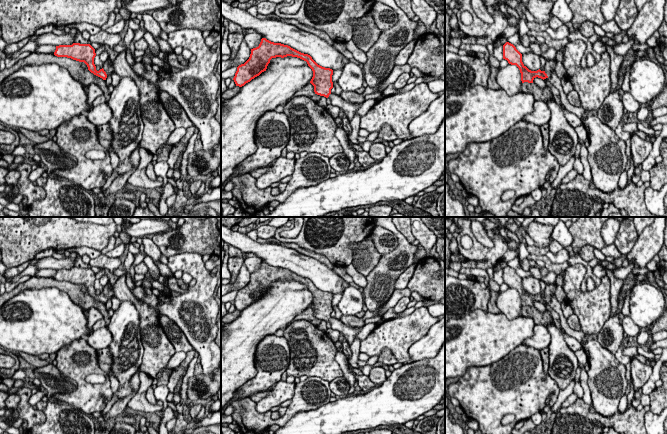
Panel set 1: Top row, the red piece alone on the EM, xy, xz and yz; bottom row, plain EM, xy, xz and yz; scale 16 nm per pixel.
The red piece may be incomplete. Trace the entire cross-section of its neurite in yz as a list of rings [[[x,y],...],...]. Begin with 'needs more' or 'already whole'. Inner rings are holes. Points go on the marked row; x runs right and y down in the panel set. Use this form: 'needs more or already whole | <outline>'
needs more | [[[506,42],[503,45],[503,59],[507,60],[509,64],[516,65],[521,73],[522,83],[528,82],[533,83],[533,80],[538,77],[541,79],[546,79],[551,76],[551,73],[555,71],[556,60],[547,61],[544,70],[540,69],[537,71],[529,70],[522,62],[522,54],[516,49],[516,47]]]

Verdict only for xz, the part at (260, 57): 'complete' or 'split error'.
split error

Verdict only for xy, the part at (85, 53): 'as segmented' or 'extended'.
extended

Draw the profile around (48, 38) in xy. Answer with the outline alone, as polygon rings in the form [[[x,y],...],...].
[[[50,32],[50,33],[38,35],[35,43],[38,45],[54,45],[54,46],[72,45],[74,43],[75,37],[76,37],[76,33],[55,35],[52,32]]]

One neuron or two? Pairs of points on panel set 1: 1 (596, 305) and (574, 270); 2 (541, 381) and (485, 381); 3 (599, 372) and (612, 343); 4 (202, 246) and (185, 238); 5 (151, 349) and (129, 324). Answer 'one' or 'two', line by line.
1: one
2: one
3: two
4: one
5: two

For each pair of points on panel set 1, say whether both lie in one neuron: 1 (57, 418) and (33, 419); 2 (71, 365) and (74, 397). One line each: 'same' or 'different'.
1: different
2: same

